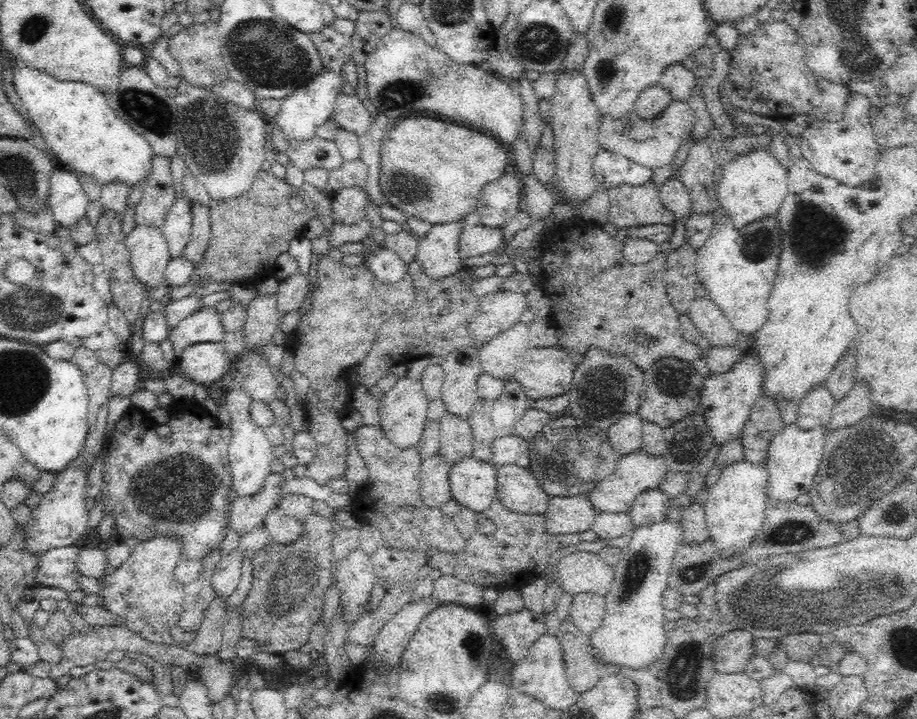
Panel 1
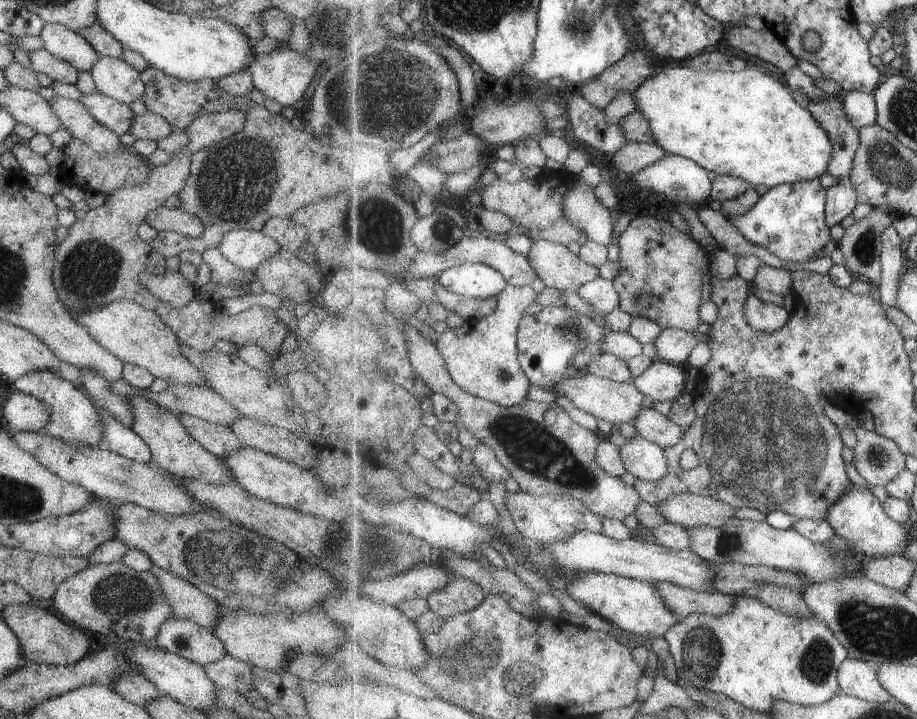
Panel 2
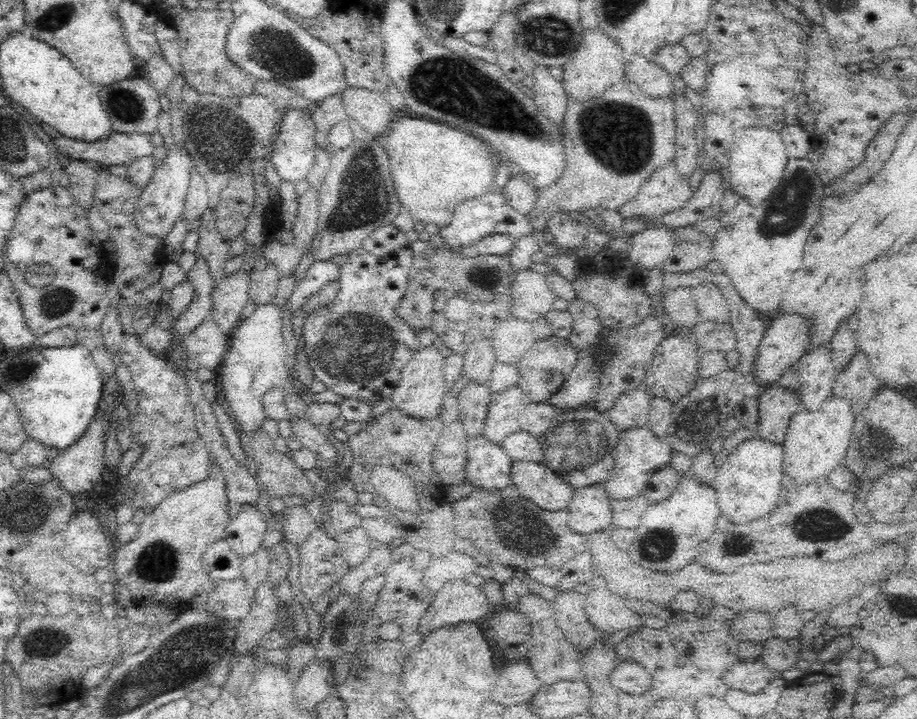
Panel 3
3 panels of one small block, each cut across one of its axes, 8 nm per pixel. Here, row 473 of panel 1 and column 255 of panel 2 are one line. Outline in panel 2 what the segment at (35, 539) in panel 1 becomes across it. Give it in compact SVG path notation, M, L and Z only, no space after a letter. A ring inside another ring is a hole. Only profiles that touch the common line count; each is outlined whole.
M283 46L281 49L277 48L268 54L255 55L247 70L251 74L254 88L265 99L272 99L284 108L292 107L301 99L315 74L316 68L316 64L309 58Z

